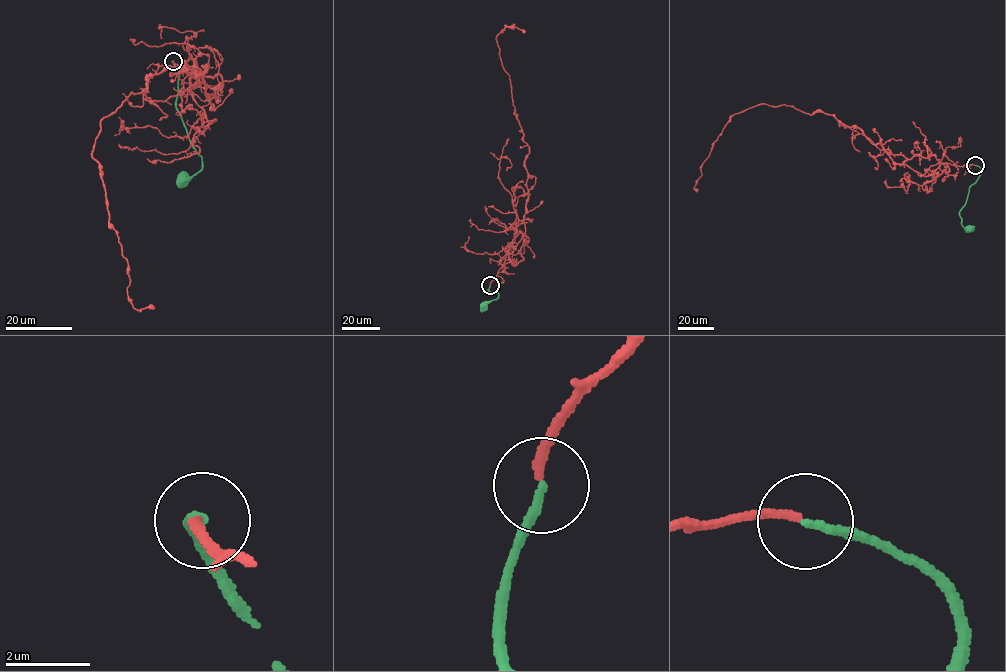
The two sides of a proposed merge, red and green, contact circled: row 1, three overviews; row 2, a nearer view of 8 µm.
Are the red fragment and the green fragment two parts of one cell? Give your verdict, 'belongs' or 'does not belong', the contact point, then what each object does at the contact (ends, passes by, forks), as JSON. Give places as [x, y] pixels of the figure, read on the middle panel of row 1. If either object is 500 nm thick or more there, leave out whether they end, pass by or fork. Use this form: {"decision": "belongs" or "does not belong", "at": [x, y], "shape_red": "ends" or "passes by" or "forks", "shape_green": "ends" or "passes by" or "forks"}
{"decision": "does not belong", "at": [490, 285], "shape_red": "ends", "shape_green": "ends"}

